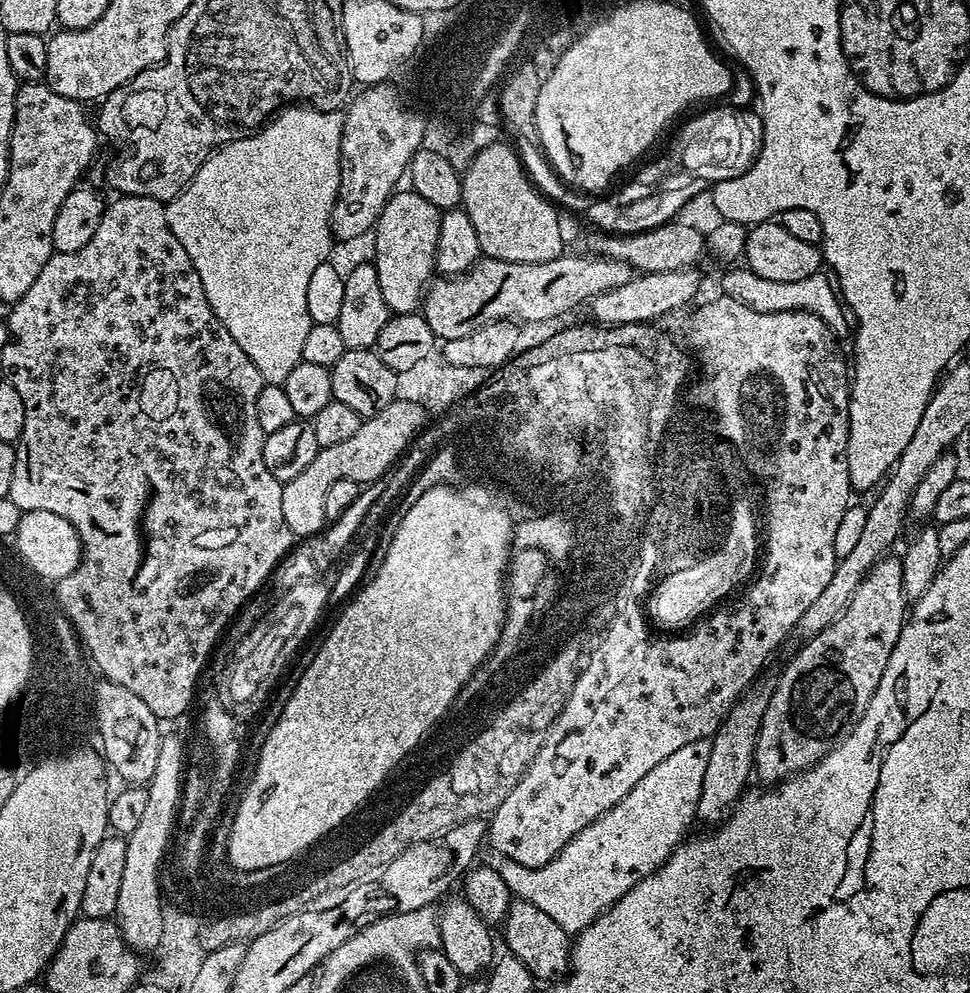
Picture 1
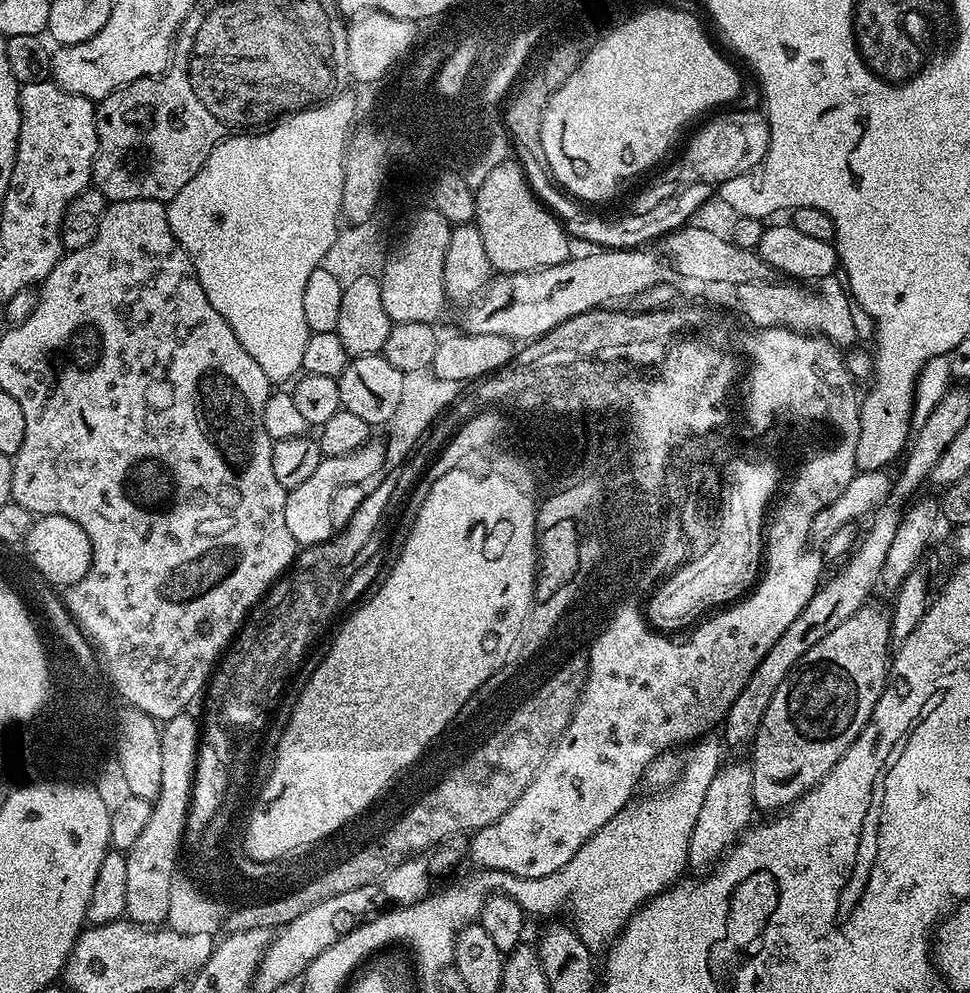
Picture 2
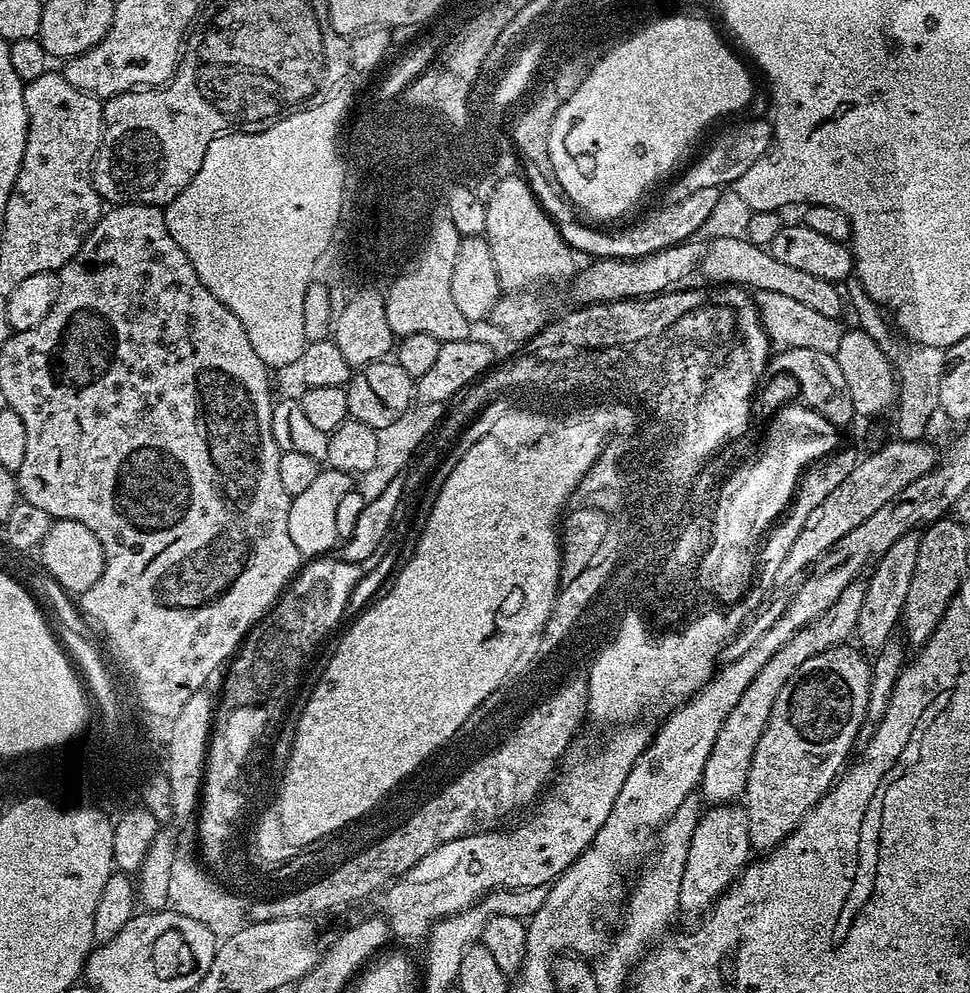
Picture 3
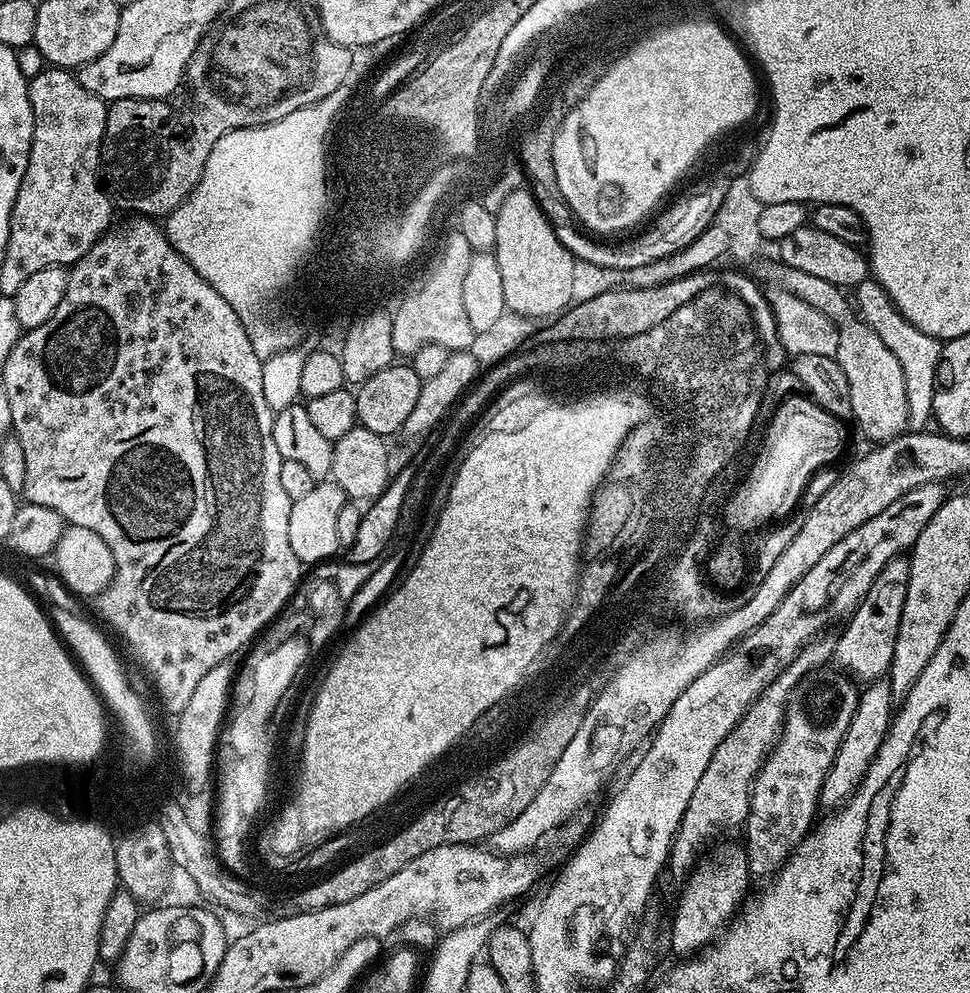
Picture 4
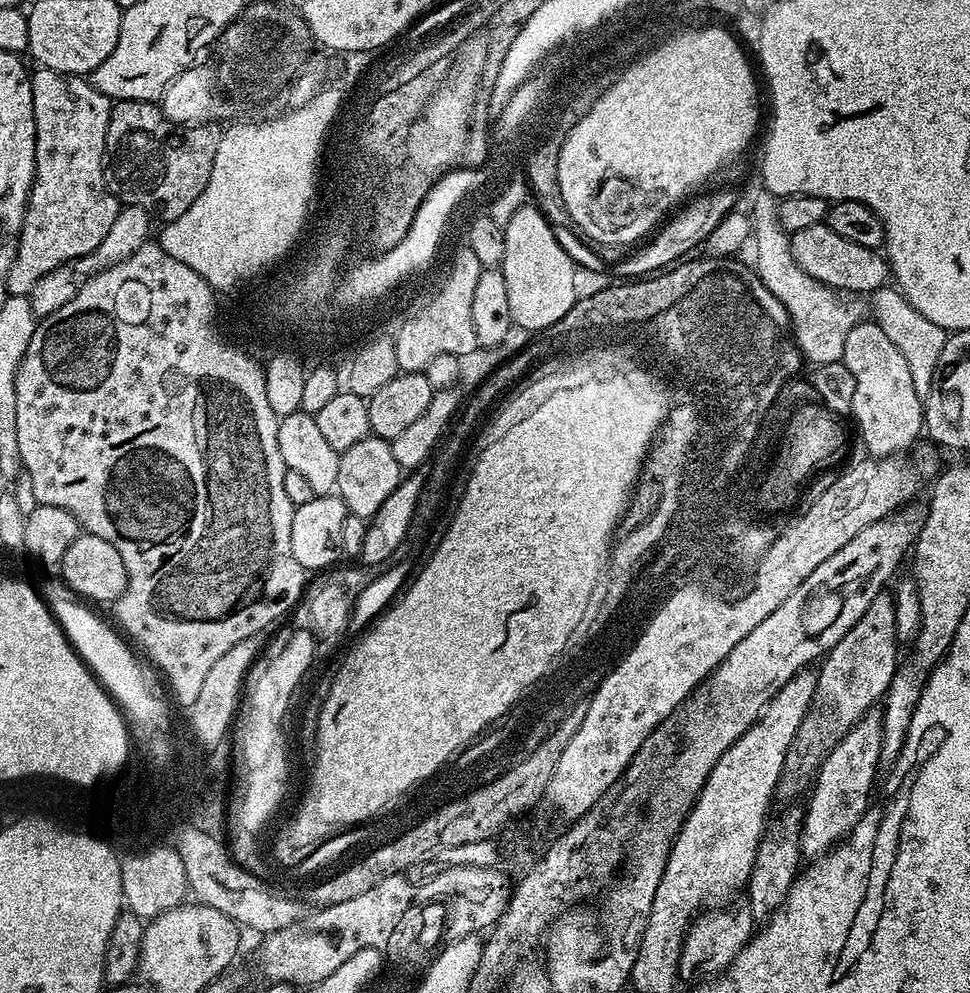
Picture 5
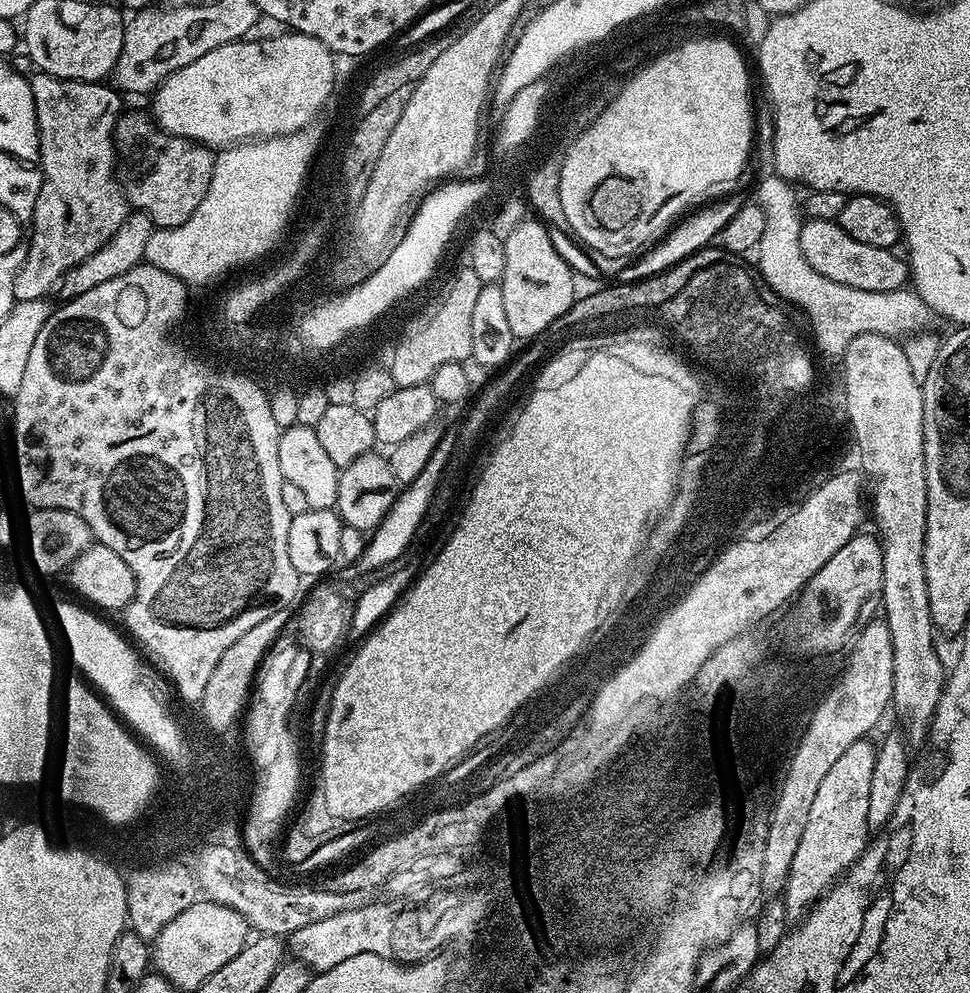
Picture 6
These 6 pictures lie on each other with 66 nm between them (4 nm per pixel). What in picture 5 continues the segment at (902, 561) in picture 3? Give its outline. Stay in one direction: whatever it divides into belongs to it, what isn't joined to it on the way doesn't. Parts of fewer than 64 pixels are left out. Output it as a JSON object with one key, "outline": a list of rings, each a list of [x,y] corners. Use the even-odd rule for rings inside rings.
{"outline":[[[885,590],[876,595],[870,606],[866,606],[866,614],[850,626],[842,642],[834,645],[823,657],[818,668],[812,706],[798,726],[792,751],[786,754],[778,785],[781,793],[800,792],[804,787],[805,791],[813,783],[820,763],[832,747],[868,713],[869,708],[877,707],[885,699],[892,675],[898,667],[896,646],[895,602],[893,593]]]}

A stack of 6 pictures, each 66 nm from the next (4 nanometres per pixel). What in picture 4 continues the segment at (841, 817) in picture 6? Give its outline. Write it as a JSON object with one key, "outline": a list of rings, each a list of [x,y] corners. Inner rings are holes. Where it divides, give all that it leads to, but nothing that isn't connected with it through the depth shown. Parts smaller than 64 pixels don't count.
{"outline":[[[887,678],[871,681],[868,688],[859,693],[856,698],[854,718],[850,718],[850,726],[846,726],[846,734],[838,746],[838,754],[834,754],[834,762],[822,782],[820,791],[820,808],[835,810],[841,808],[848,799],[856,793],[856,788],[862,782],[870,762],[878,754],[882,742],[886,738],[894,715],[894,697]],[[828,808],[828,809],[826,809]]]}

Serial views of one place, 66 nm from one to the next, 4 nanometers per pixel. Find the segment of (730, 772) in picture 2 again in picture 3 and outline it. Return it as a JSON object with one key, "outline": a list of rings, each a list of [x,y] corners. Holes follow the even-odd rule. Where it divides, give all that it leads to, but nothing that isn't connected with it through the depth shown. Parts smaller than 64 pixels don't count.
{"outline":[[[739,803],[718,804],[707,809],[694,826],[686,868],[682,873],[679,911],[703,913],[724,893],[749,863],[748,813]]]}

